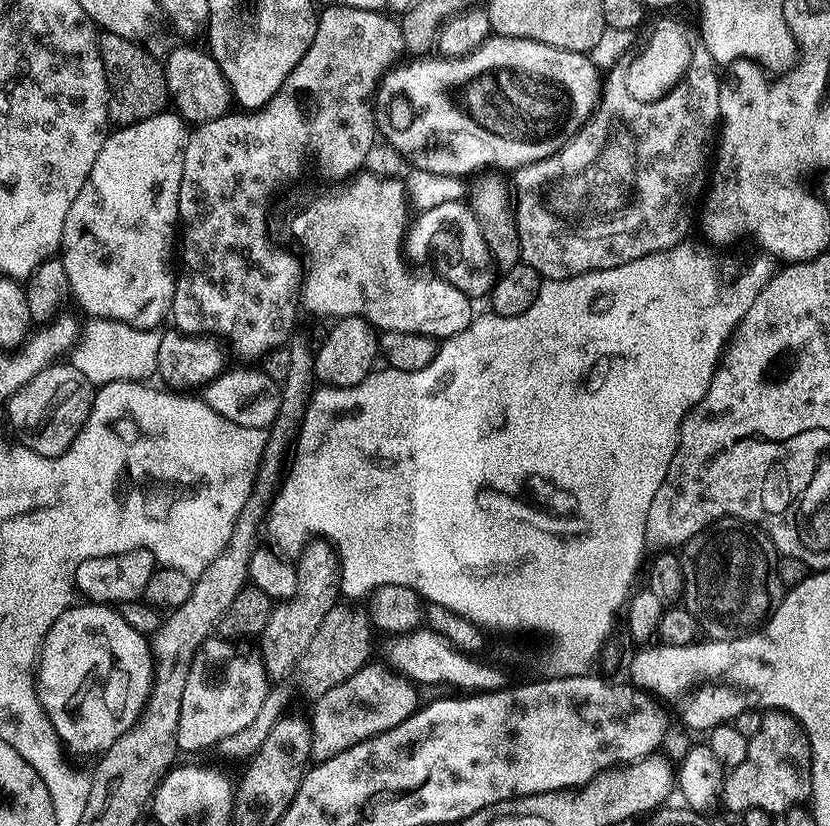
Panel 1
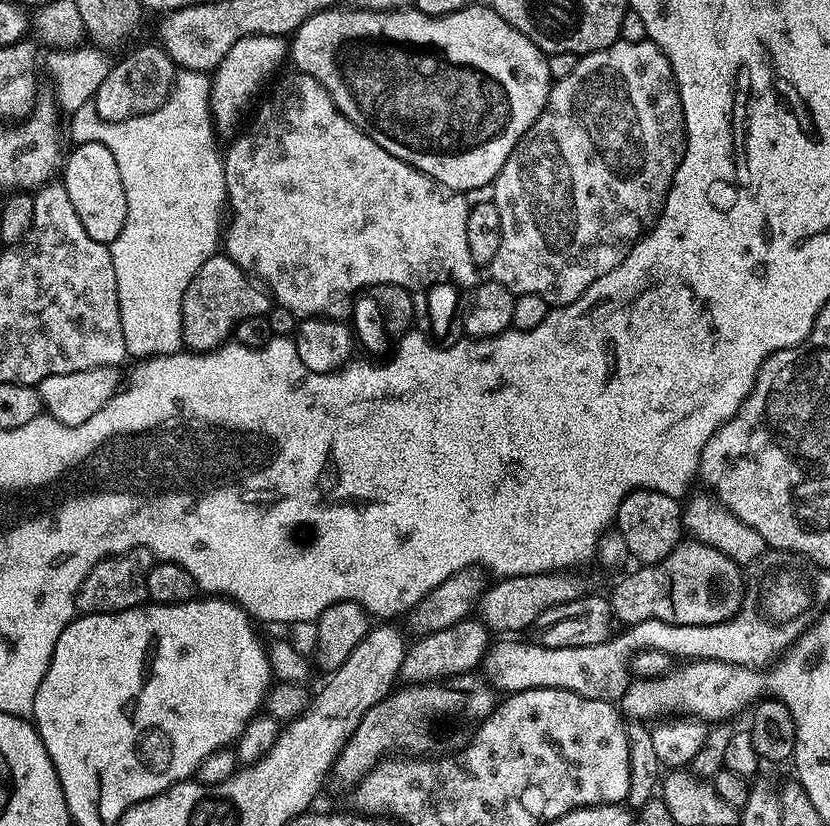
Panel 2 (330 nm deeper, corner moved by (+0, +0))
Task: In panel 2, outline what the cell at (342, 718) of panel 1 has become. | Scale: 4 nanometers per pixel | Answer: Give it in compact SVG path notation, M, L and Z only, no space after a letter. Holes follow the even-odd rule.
M479 619L460 620L454 626L446 626L446 630L438 630L429 636L419 637L416 645L409 647L404 653L404 661L400 667L400 680L411 684L435 684L448 680L452 676L462 676L481 667L484 653L490 647L489 629Z

